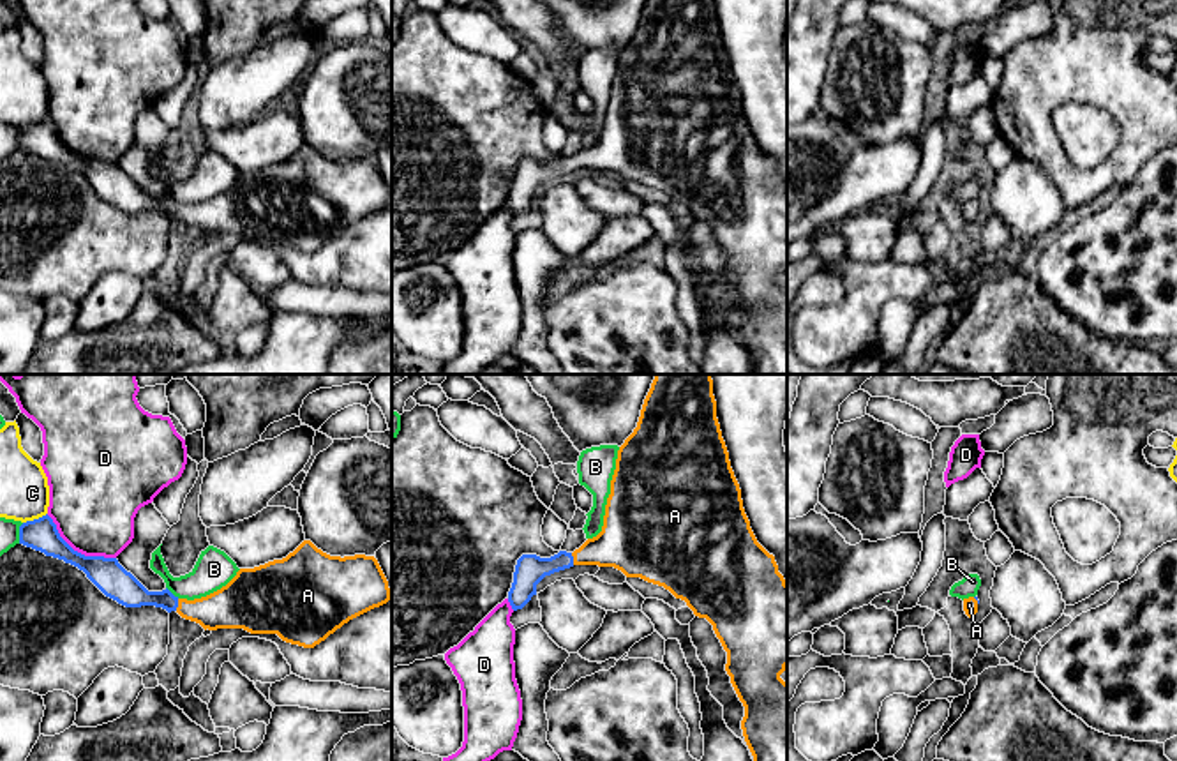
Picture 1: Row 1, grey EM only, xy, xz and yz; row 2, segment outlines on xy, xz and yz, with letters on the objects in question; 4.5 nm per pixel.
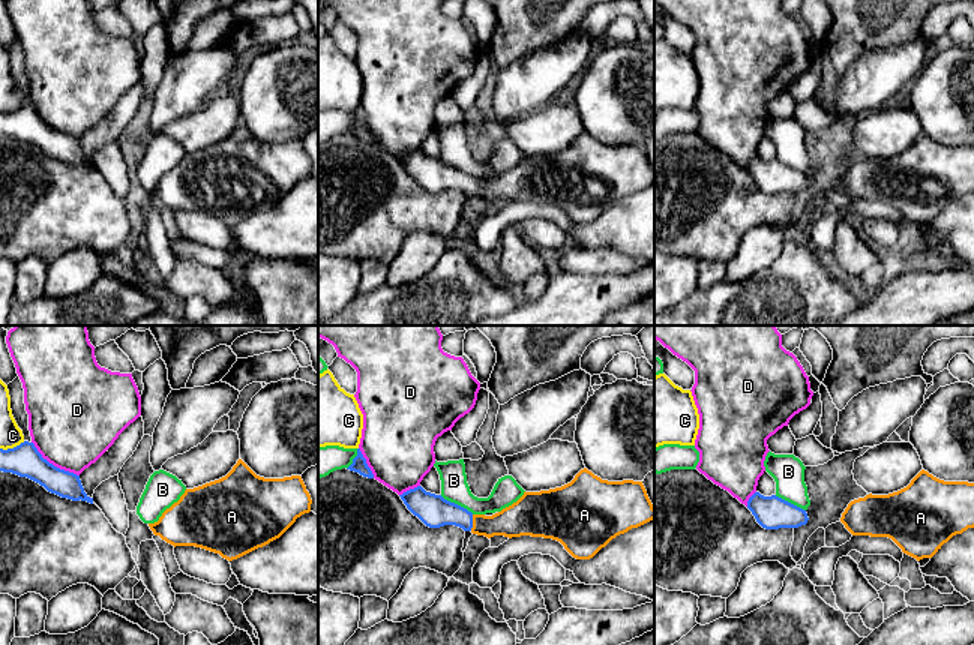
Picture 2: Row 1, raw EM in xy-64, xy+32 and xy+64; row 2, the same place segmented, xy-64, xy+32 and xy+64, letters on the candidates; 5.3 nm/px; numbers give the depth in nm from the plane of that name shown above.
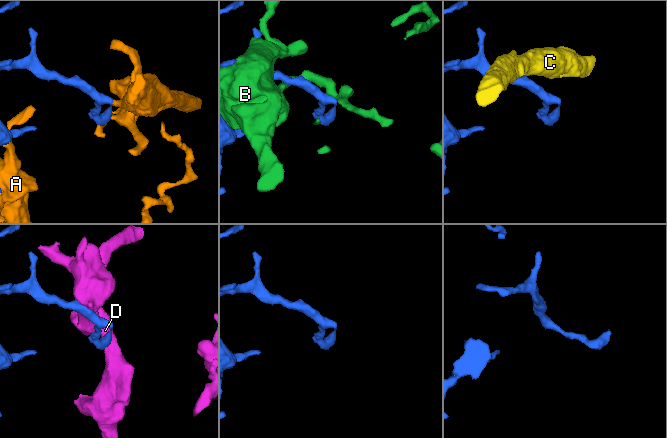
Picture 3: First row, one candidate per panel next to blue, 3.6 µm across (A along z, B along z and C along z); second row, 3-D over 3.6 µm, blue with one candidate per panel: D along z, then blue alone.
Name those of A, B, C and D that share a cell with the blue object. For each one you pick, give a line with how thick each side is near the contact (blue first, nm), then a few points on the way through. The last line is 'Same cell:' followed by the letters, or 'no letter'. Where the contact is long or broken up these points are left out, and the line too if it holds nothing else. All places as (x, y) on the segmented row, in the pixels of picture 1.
A: 140 nm thick on the blue side, 200 nm on the other
Same cell: A

